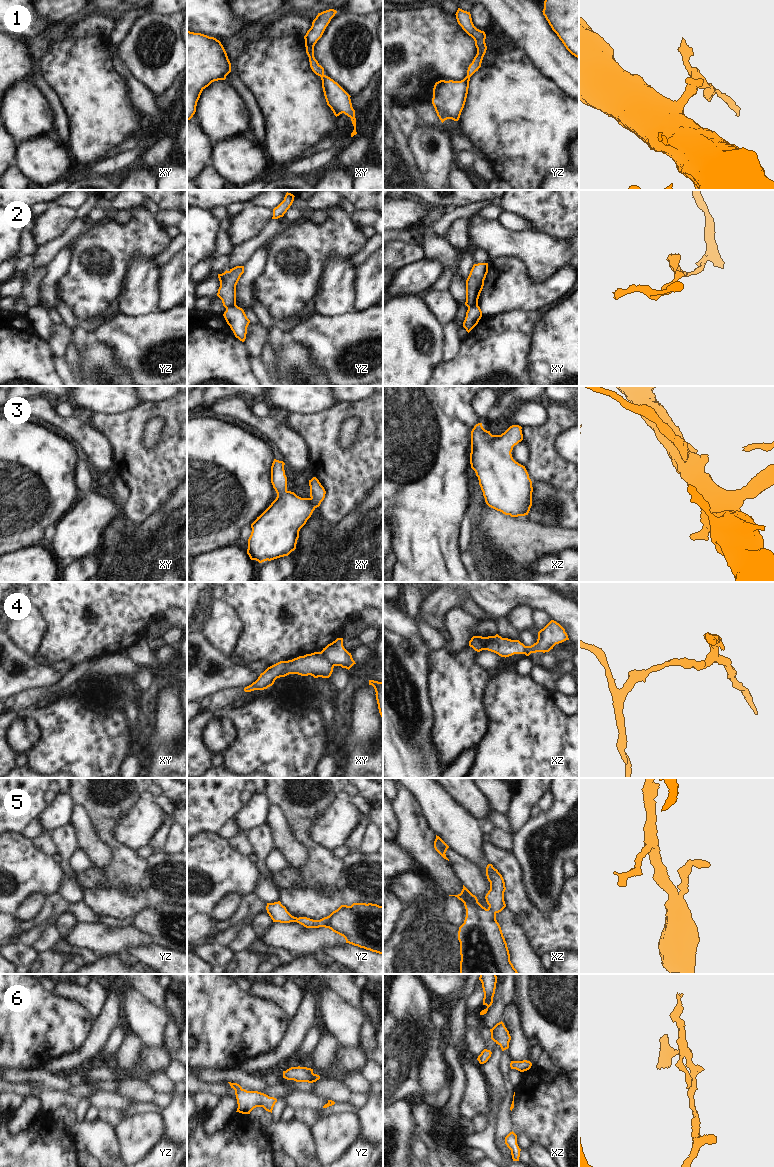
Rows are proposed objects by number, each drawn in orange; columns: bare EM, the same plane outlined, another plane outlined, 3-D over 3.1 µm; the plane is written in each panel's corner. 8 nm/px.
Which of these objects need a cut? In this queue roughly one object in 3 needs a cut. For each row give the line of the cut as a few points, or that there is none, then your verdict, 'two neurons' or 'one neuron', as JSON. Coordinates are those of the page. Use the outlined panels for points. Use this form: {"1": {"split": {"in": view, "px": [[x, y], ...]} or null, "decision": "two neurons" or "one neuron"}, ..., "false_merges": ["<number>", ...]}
{"1": {"split": null, "decision": "one neuron"}, "2": {"split": {"in": "yz", "px": [[235, 304], [226, 308]]}, "decision": "two neurons"}, "3": {"split": null, "decision": "one neuron"}, "4": {"split": {"in": "xy", "px": [[321, 651], [321, 654], [333, 666]]}, "decision": "two neurons"}, "5": {"split": null, "decision": "one neuron"}, "6": {"split": {"in": "xz", "px": [[501, 1021], [496, 1027], [494, 1041]]}, "decision": "two neurons"}, "false_merges": ["2", "4", "6"]}

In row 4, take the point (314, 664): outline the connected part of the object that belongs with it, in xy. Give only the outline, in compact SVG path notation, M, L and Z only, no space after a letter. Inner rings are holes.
M322 652L306 654L292 660L280 661L268 667L255 682L245 687L244 691L251 692L267 689L274 684L277 678L285 677L289 674L329 678L333 668L334 666L322 656Z

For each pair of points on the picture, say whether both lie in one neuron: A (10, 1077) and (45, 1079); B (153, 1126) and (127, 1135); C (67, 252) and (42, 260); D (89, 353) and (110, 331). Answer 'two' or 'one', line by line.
A: one
B: one
C: two
D: two

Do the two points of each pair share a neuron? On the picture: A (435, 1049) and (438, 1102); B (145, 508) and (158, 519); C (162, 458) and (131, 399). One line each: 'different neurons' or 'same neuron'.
A: different neurons
B: different neurons
C: different neurons

